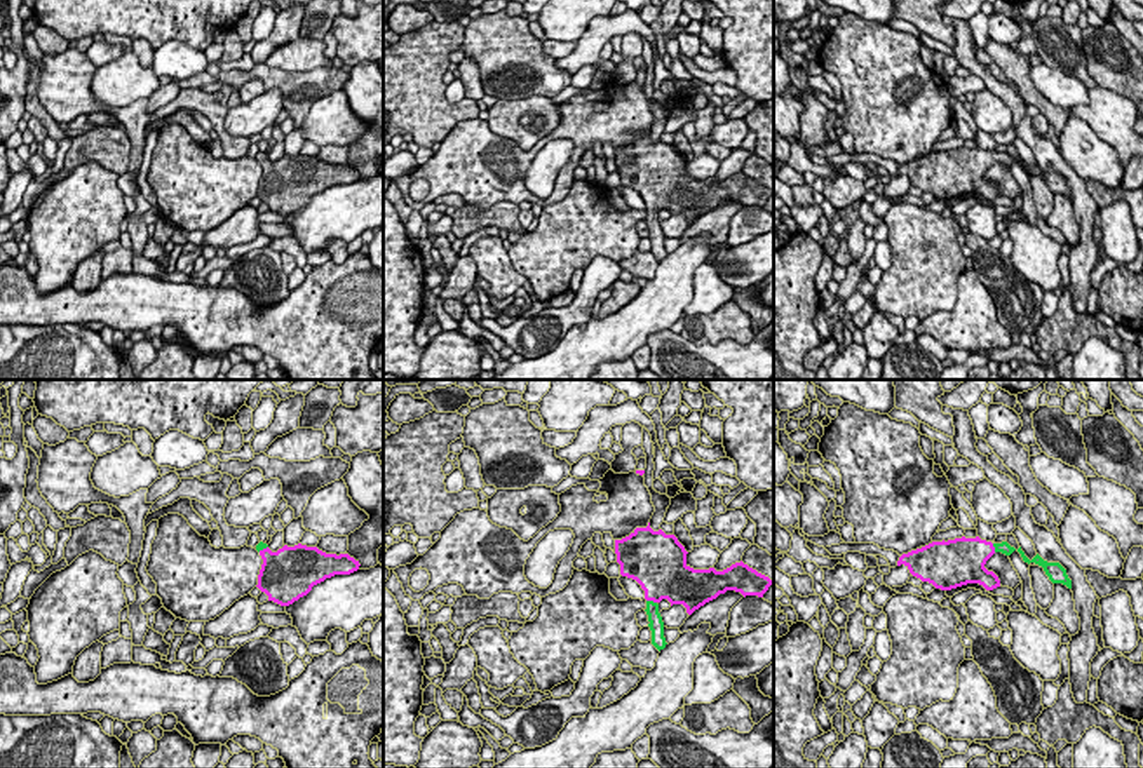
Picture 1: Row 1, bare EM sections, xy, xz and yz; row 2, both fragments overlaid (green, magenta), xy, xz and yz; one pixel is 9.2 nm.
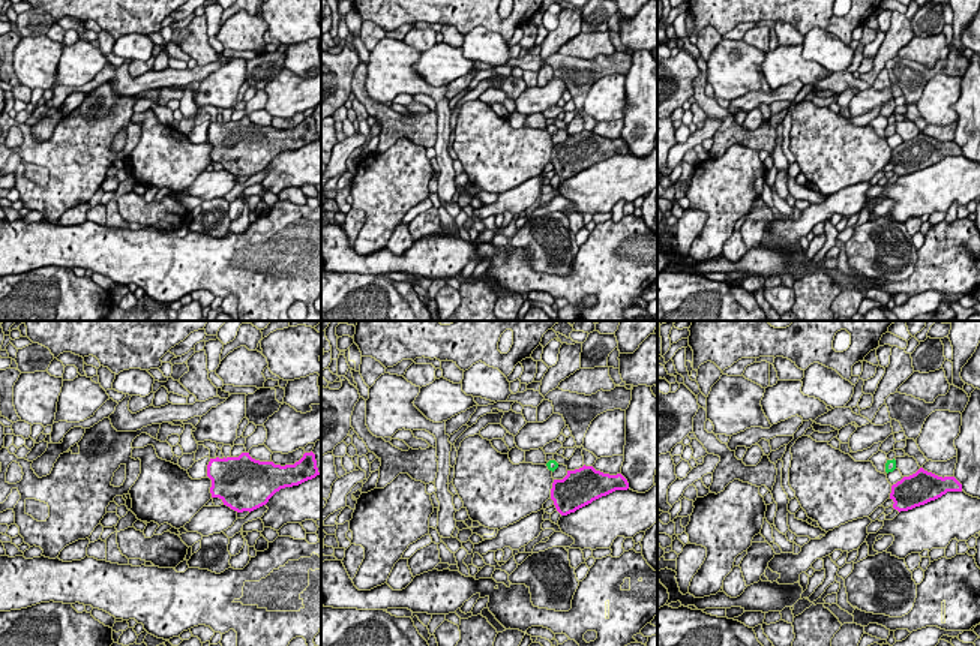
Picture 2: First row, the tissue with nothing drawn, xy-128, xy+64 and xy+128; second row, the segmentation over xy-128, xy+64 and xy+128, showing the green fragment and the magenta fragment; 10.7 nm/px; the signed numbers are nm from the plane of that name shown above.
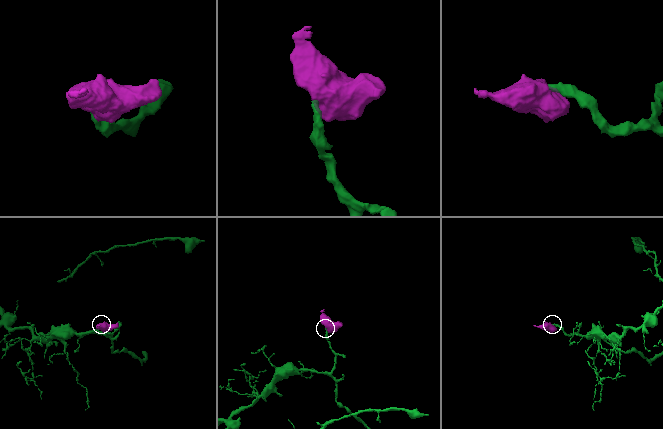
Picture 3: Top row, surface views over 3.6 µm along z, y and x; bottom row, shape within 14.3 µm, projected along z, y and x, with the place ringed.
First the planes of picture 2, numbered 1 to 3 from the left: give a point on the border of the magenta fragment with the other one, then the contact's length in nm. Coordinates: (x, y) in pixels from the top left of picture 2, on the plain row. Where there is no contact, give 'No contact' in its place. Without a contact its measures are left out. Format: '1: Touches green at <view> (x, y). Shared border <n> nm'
1: No contact
2: No contact
3: No contact

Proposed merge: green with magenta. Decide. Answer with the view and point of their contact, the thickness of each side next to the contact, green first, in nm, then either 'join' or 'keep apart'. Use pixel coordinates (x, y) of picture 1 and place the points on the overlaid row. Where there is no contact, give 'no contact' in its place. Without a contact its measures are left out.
meets green in xz at (652, 601); 130 nm thick on the green side, 420 nm on the other; join

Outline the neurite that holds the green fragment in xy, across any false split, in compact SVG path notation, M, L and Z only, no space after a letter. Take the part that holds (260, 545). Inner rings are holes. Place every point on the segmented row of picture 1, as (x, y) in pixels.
M267 543L256 545L263 564L258 575L258 589L281 606L289 606L307 596L314 585L335 575L350 575L359 569L359 561L348 554L326 554L317 547L284 545L272 552Z

